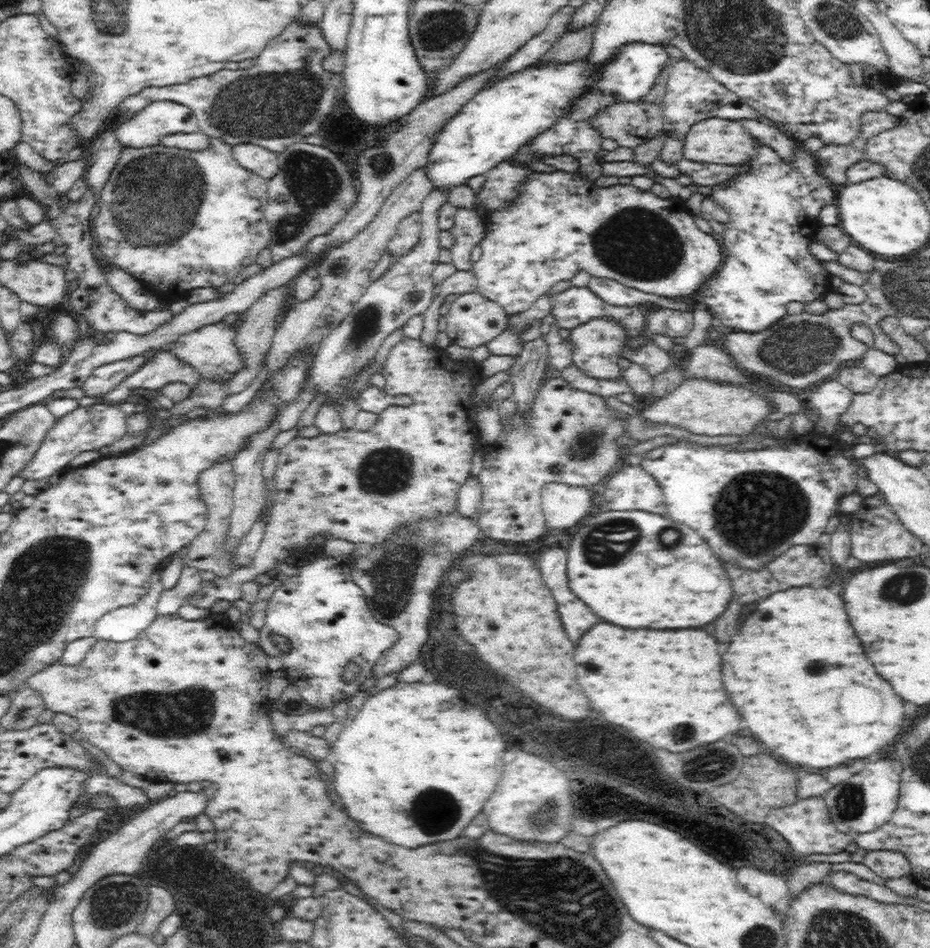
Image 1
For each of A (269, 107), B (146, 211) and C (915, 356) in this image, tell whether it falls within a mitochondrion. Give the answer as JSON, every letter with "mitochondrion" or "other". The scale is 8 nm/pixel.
{"A":"mitochondrion","B":"mitochondrion","C":"other"}

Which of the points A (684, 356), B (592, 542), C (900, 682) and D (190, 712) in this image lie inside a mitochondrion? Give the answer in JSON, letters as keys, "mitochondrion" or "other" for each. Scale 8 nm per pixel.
{"A":"other","B":"mitochondrion","C":"other","D":"mitochondrion"}

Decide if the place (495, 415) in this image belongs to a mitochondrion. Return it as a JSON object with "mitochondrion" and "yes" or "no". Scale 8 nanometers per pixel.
{"mitochondrion":"no"}

